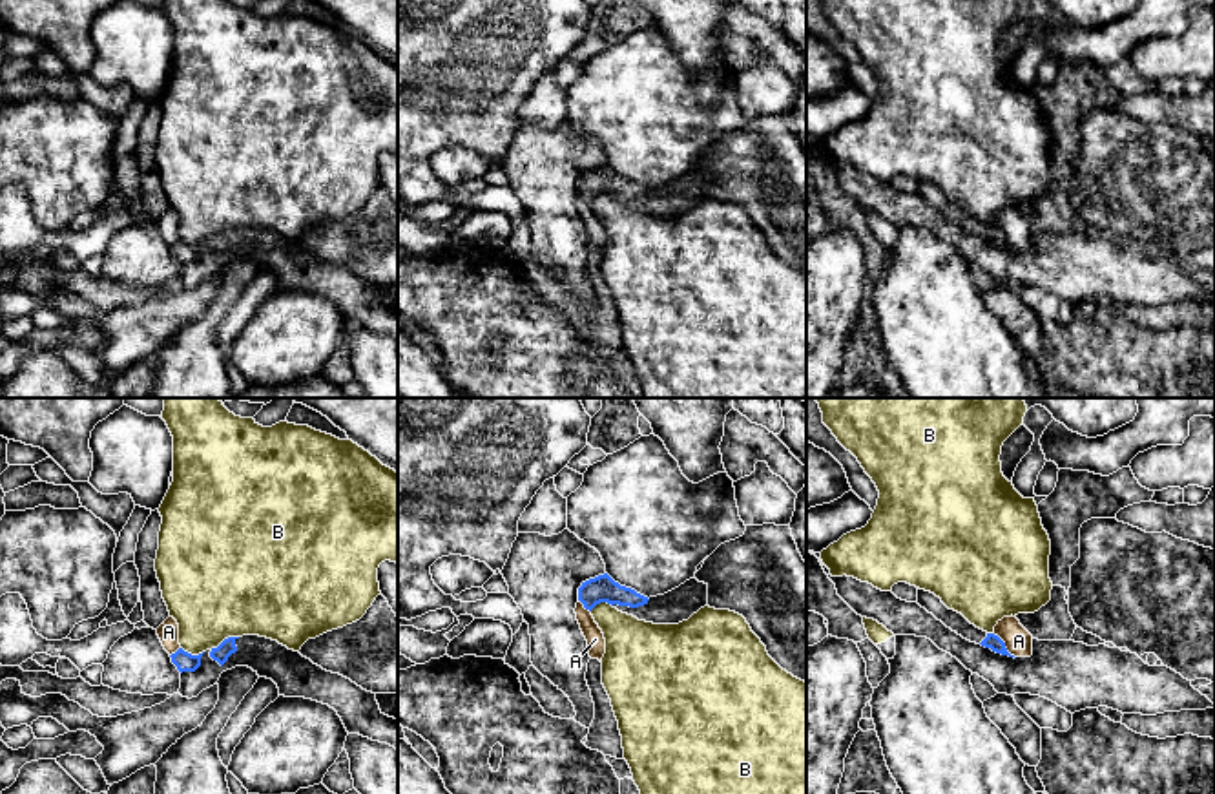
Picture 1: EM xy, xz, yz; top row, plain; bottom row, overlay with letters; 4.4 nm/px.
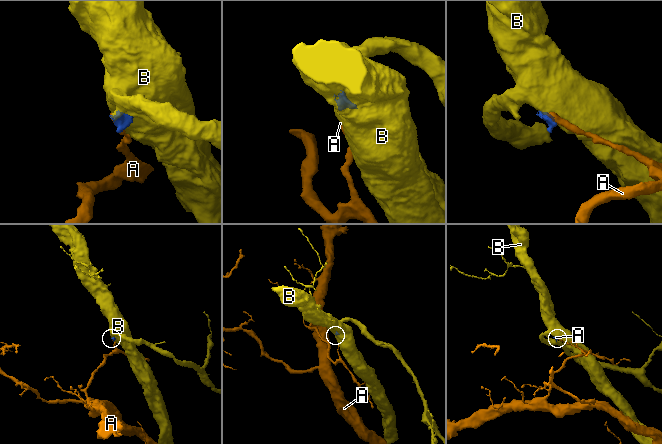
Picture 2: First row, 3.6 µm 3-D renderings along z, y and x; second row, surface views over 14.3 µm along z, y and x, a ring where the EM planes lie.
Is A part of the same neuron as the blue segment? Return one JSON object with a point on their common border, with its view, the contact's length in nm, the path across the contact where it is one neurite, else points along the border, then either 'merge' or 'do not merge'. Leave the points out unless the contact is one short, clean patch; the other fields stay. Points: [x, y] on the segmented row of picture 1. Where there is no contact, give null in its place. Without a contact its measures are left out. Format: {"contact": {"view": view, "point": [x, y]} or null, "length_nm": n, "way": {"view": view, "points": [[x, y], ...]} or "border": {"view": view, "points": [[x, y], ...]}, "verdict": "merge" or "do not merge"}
{"contact": {"view": "yz", "point": [1004, 645]}, "length_nm": 150, "border": {"view": "yz", "points": [[993, 634], [1015, 658]]}, "verdict": "do not merge"}

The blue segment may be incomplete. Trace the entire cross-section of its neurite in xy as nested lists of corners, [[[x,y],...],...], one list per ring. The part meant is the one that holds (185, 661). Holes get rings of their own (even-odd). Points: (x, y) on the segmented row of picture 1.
[[[259,635],[228,637],[217,648],[199,655],[179,648],[170,657],[181,672],[177,694],[182,697],[197,697],[213,686],[223,672],[248,666],[259,677],[272,679],[279,695],[328,705],[338,712],[348,734],[359,734],[398,750],[398,719],[379,710],[376,694],[339,674],[323,670],[277,641]]]

